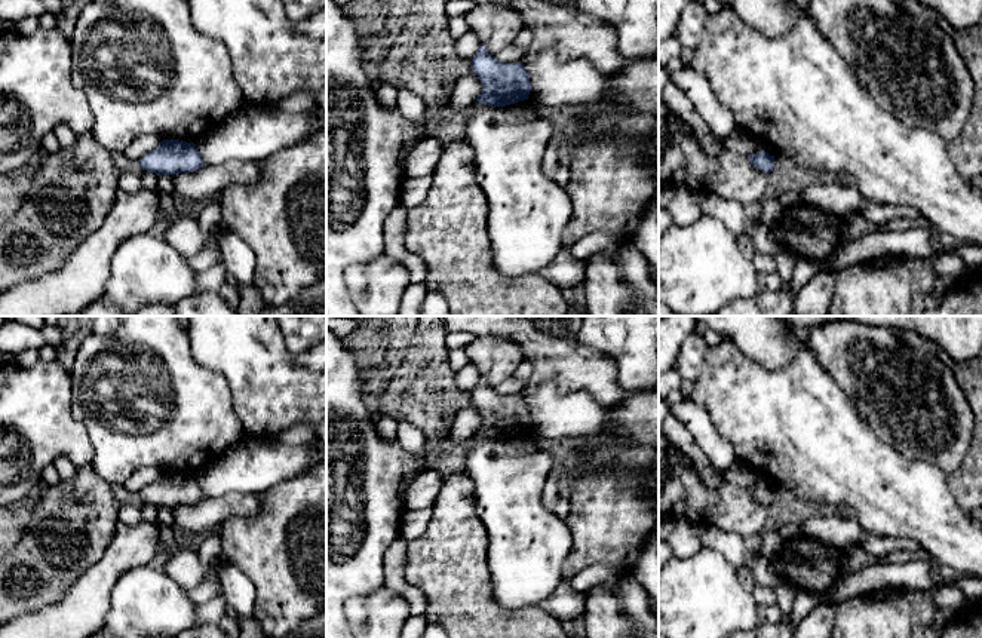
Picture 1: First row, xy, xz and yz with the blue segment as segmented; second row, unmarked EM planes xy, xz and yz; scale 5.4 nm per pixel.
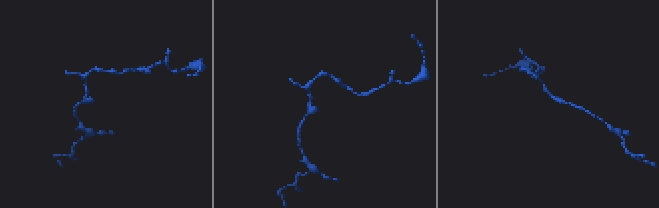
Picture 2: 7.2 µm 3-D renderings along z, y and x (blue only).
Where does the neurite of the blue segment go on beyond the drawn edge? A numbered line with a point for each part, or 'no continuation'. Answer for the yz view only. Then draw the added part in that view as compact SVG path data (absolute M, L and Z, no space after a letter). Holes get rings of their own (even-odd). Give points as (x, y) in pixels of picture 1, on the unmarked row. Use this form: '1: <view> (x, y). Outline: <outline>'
no continuation

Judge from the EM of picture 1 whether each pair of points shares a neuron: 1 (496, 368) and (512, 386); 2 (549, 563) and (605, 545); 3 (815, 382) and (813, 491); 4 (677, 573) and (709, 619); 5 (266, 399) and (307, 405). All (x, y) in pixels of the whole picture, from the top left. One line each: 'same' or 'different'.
1: different
2: different
3: same
4: same
5: same

